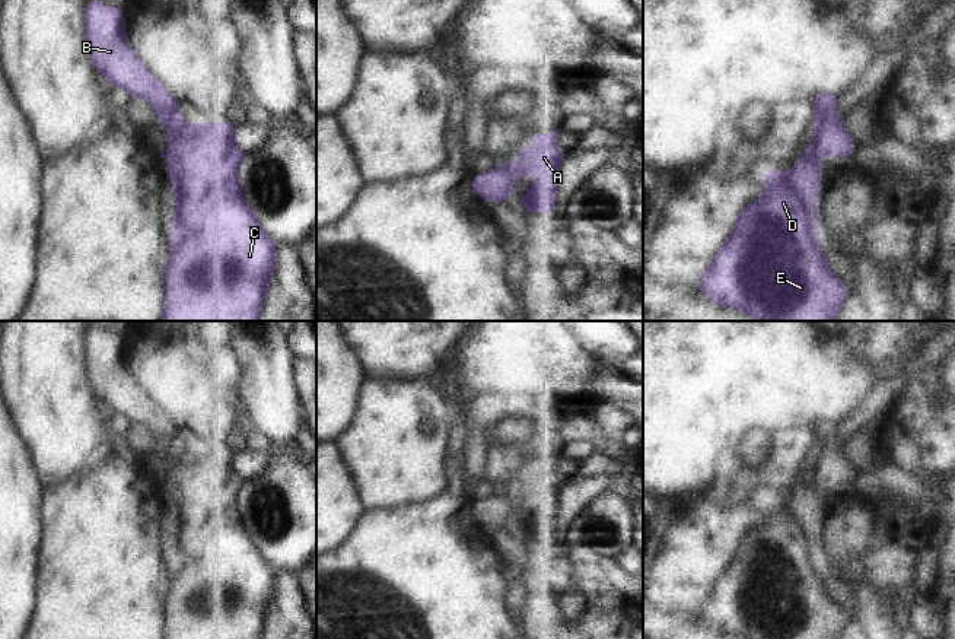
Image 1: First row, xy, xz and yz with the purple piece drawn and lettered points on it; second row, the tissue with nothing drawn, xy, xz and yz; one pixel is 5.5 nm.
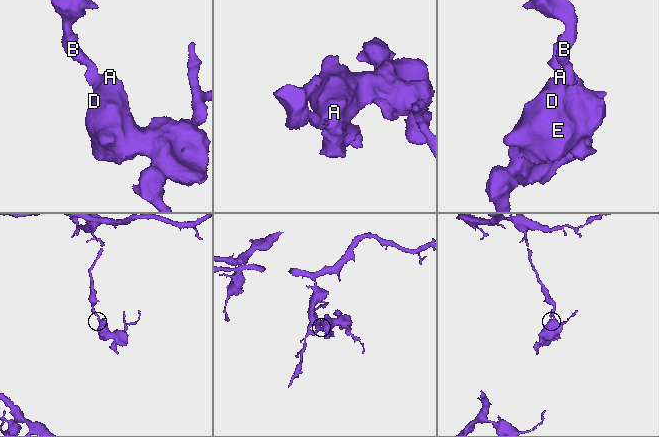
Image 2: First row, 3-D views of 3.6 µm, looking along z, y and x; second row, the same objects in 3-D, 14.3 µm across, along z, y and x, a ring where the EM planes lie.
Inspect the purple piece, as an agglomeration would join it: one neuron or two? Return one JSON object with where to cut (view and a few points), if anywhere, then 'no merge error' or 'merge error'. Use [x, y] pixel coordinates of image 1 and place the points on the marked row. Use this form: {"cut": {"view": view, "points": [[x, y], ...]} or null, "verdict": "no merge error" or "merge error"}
{"cut": null, "verdict": "no merge error"}

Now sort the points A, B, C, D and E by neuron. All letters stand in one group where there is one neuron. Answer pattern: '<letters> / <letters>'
A B C D E

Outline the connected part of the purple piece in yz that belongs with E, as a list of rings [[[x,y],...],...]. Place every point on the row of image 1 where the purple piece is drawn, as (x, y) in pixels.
[[[830,93],[814,96],[818,114],[814,144],[789,172],[764,172],[764,194],[739,214],[732,235],[703,274],[700,292],[717,305],[745,311],[755,321],[834,321],[840,312],[850,290],[825,260],[816,207],[822,156],[849,158],[856,152],[837,102]]]

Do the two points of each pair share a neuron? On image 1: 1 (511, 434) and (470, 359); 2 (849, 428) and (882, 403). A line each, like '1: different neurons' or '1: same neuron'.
1: different neurons
2: same neuron

